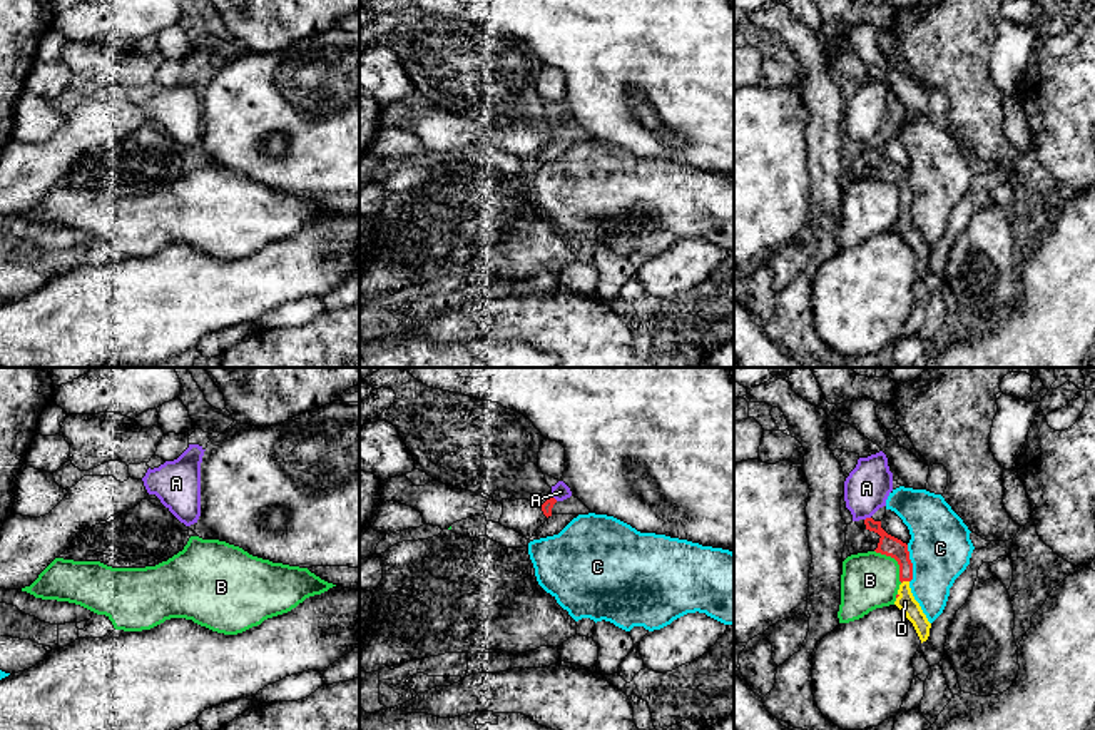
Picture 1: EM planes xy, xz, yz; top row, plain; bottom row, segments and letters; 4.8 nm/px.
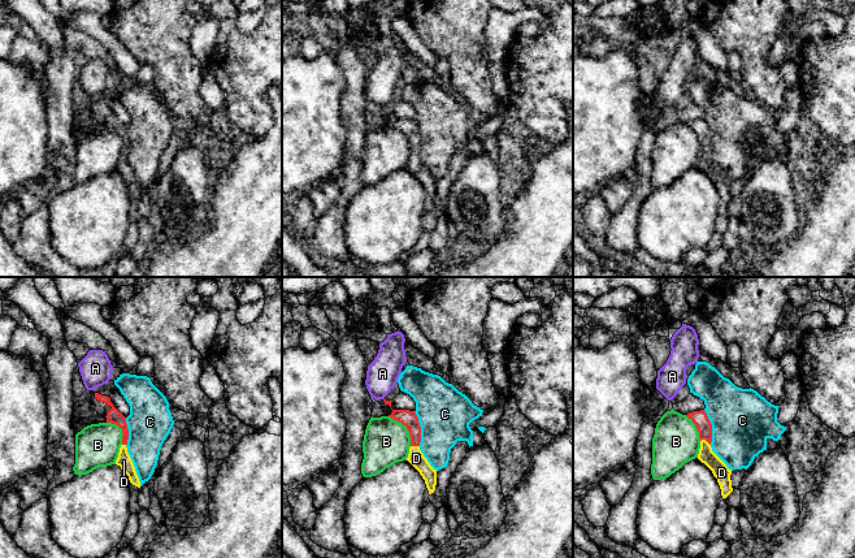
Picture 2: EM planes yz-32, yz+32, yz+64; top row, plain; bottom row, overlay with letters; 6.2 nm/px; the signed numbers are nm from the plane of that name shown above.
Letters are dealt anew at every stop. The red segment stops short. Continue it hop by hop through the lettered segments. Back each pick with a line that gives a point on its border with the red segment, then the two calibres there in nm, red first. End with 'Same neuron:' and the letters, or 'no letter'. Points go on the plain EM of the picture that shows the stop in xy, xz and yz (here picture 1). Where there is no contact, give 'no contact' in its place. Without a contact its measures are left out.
D: contact yz (905, 206); calibres 100 and 90 nm
Same neuron: D

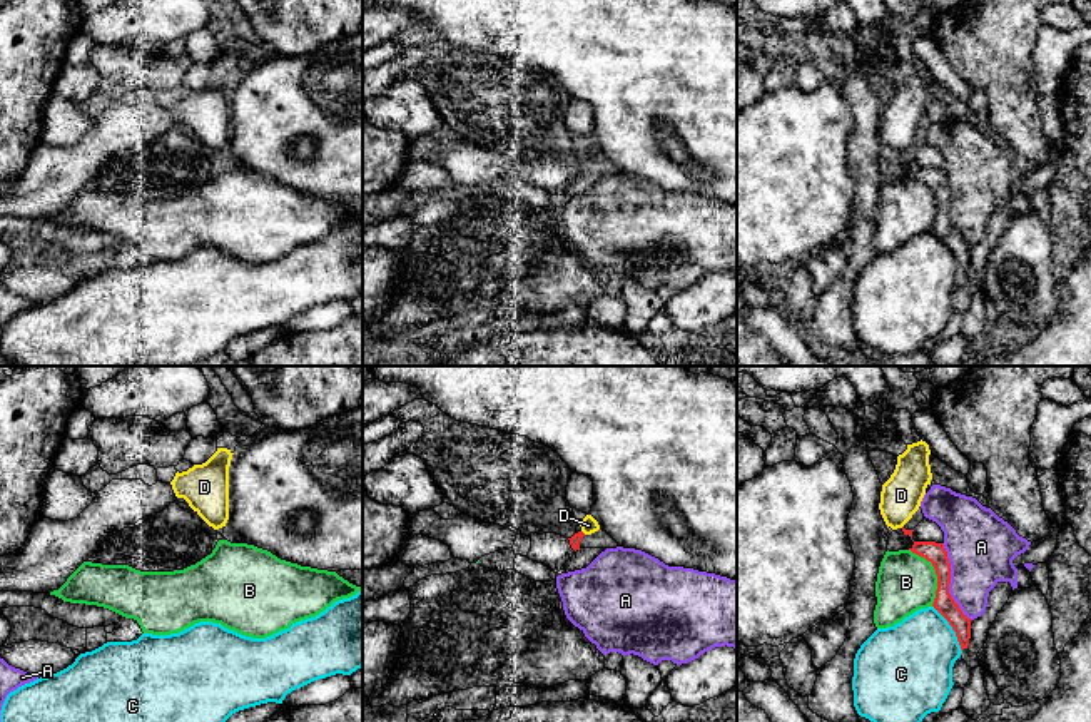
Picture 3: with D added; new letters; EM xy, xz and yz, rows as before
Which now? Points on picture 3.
Same neuron: no letter

